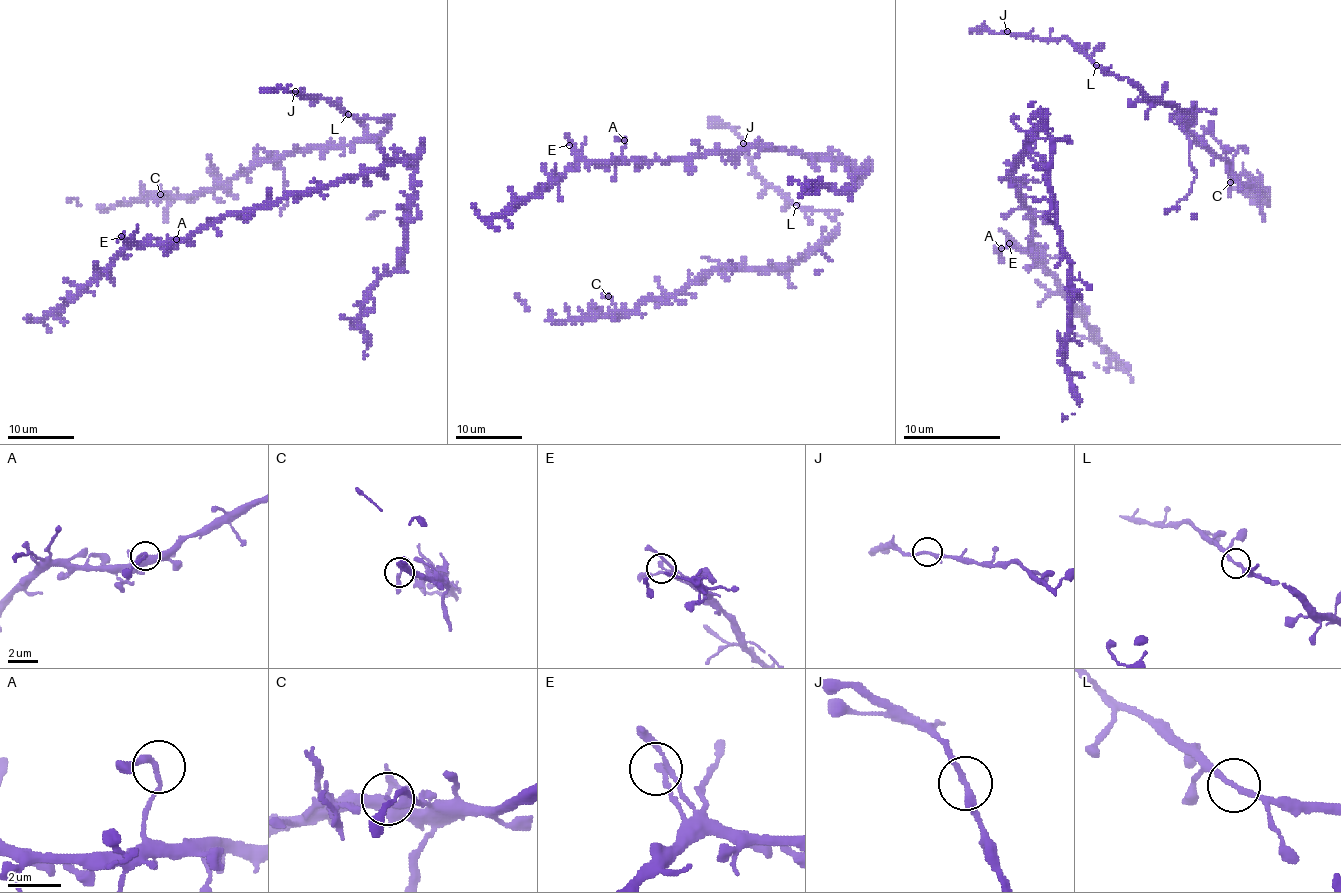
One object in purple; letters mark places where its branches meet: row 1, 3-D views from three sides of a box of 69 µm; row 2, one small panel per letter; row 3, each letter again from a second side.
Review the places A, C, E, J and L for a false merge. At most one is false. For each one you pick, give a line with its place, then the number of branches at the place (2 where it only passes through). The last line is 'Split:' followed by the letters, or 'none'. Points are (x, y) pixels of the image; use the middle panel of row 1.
Split: none

